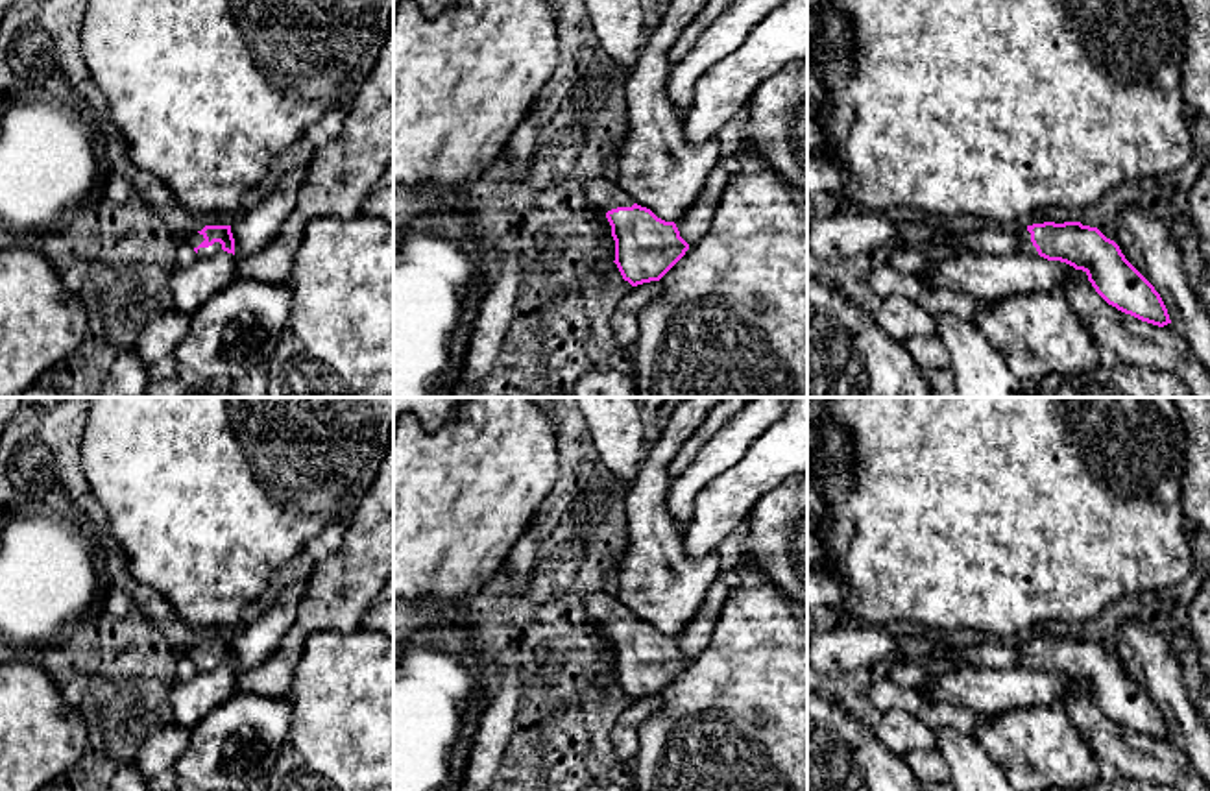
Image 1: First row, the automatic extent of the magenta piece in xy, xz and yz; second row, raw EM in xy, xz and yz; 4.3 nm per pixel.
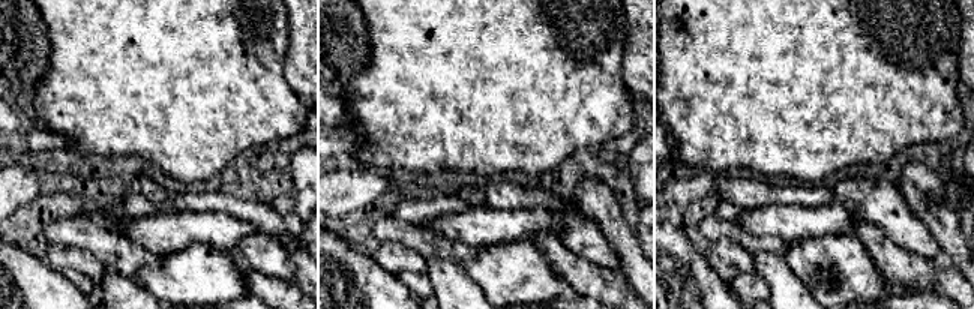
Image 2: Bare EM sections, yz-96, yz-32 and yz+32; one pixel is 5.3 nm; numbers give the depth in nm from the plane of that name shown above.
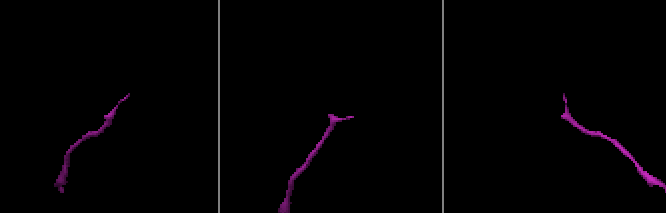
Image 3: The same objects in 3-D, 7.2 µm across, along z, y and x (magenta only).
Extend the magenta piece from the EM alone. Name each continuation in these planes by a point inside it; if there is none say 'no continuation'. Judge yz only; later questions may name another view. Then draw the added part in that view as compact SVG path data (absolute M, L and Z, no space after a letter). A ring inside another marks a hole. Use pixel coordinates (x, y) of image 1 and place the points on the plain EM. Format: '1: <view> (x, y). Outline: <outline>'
1: yz (1026, 660). Outline: M1018 641L1018 665L1025 669L1036 669L1036 662L1031 656L1031 647L1027 641Z

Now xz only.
1: xz (606, 608). Outline: M604 590L591 593L584 599L586 612L593 621L608 627L617 621L632 621L632 610L623 604L615 593L606 593Z

